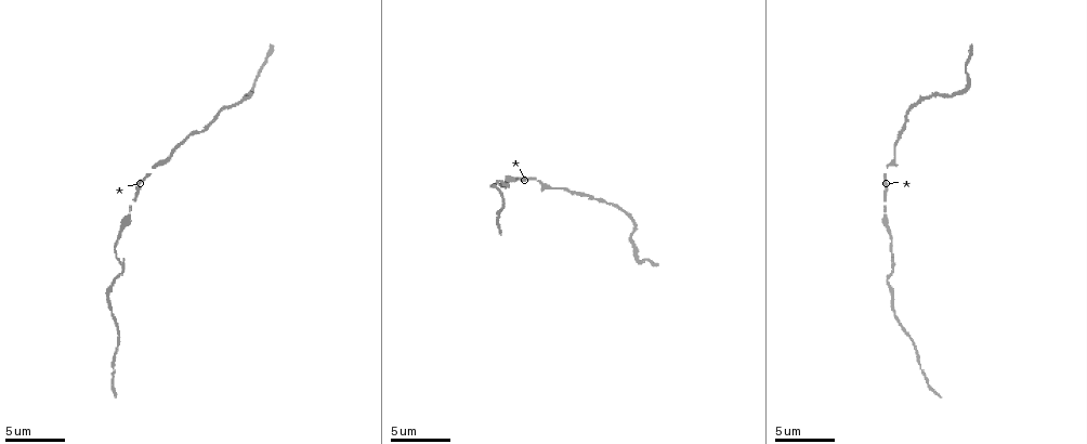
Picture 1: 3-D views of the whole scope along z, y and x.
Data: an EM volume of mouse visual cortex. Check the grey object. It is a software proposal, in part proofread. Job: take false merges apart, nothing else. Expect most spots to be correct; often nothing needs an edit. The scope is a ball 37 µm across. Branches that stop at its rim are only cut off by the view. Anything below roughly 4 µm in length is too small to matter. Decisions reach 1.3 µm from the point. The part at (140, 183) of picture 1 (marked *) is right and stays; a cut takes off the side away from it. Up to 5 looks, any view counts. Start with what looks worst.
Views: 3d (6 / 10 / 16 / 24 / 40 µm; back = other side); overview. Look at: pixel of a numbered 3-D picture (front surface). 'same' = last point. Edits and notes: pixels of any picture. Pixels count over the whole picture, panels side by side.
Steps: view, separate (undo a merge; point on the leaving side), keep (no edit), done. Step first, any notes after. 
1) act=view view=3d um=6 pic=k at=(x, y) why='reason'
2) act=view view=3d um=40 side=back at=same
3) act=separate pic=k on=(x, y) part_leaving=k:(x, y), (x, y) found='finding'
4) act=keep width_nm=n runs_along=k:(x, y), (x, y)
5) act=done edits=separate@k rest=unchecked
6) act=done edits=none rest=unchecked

act=view view=3d um=16 pic=1 at=(507, 185) why='thick turns thin'

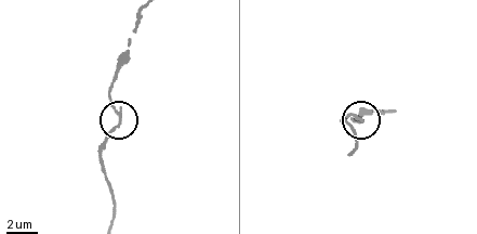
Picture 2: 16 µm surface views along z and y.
act=keep runs_along=2:(141, 17), (109, 95), (118, 122), (103, 148) found='all the same neuron'

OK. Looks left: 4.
act=view view=3d um=6 pic=1 at=(128, 211)

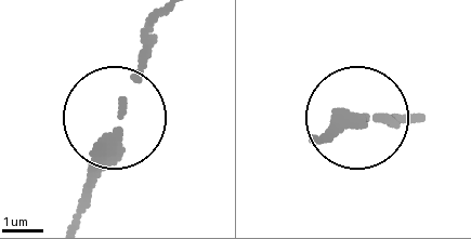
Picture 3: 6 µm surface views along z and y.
act=view view=3d um=6 side=back pic=3 at=(120, 115)

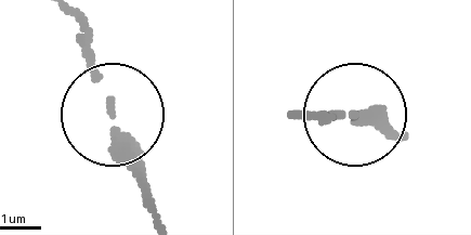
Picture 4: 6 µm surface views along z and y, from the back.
act=keep width_nm=210 runs_along=4:(79, 25), (123, 167), (148, 205) found='all the same neuron'

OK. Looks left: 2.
act=view view=3d um=6 pic=1 at=(169, 156) why='calibre changes'

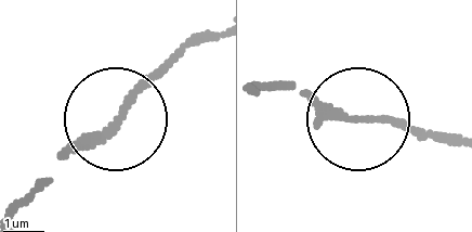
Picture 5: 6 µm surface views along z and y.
act=keep runs_along=5:(16, 209), (196, 40) found='all the same neuron'

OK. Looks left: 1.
act=done edits=none rest=unchecked

